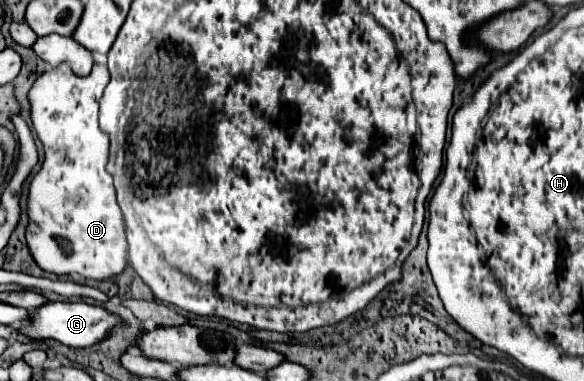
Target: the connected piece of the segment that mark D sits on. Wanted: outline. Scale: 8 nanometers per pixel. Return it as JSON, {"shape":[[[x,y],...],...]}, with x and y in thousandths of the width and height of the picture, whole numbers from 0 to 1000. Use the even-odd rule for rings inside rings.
{"shape":[[[108,163],[98,178],[67,194],[46,247],[50,273],[53,273],[53,320],[63,346],[63,362],[74,378],[77,420],[50,483],[50,520],[46,520],[50,583],[43,598],[43,630],[46,630],[46,651],[57,682],[77,714],[91,714],[101,724],[132,719],[132,724],[159,730],[159,735],[187,735],[187,730],[207,724],[214,703],[221,698],[217,688],[221,640],[214,625],[214,577],[197,520],[193,462],[180,446],[183,420],[187,420],[187,357],[152,357],[152,367],[142,362],[149,357],[149,315],[166,315],[170,262],[176,252],[183,215],[187,215],[187,184],[183,173],[170,163],[159,168],[149,199],[132,199],[122,184],[122,173]],[[146,378],[152,383],[152,399],[142,394]],[[87,556],[94,562],[91,562],[91,577],[84,583]]]}

